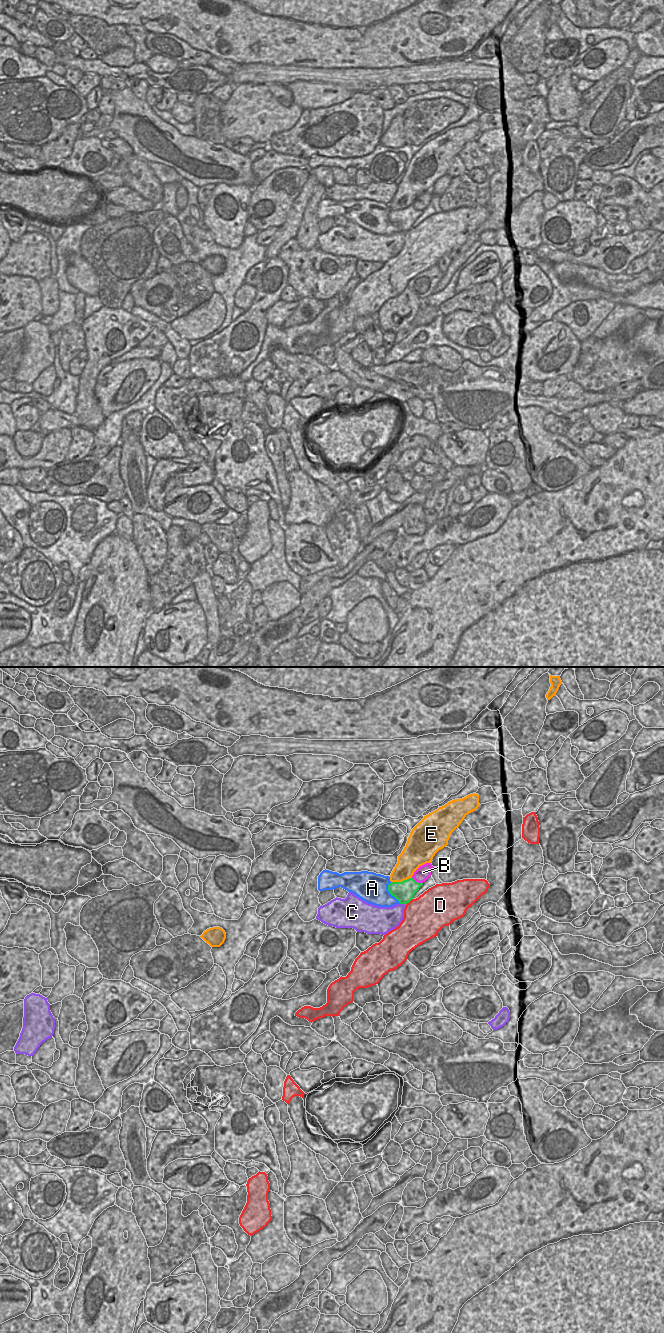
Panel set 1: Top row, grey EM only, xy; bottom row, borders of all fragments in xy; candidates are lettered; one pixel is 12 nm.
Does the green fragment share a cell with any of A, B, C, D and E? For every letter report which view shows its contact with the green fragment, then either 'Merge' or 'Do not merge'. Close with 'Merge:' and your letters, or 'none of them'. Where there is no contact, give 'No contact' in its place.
A: Touches green in xy. Do not merge
B: Touches green in xy. Merge
C: Touches green in xy. Do not merge
D: Touches green in xy. Do not merge
E: Touches green in xy. Do not merge
Merge: B

